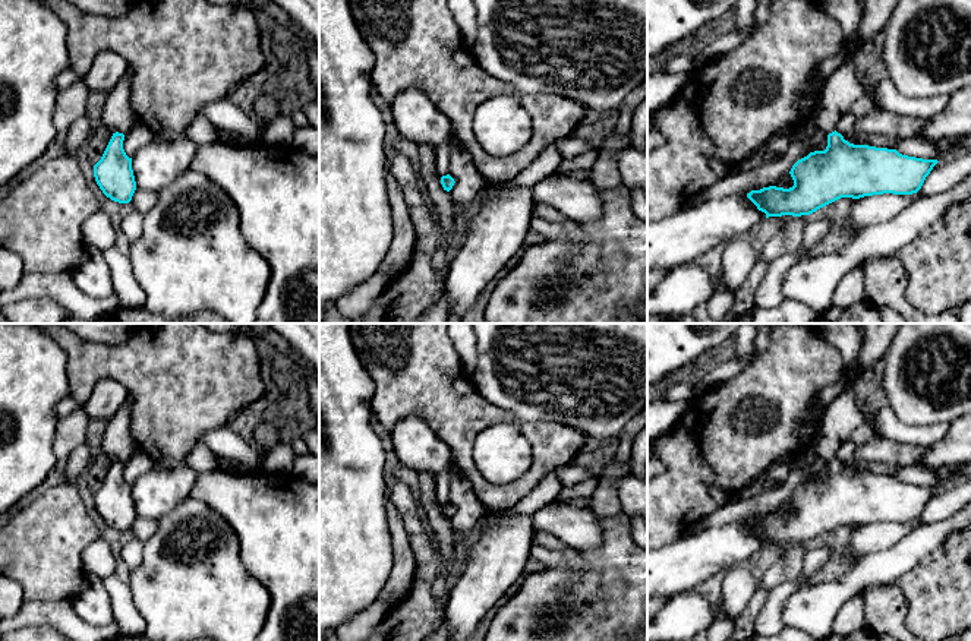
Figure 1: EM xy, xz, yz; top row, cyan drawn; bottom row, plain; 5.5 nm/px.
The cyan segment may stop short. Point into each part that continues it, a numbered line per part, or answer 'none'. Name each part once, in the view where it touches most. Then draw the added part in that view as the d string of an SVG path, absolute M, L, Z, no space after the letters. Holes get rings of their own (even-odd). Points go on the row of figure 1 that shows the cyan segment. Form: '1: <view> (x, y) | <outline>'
1: xy (117, 114) | M126 72L116 88L107 95L103 108L103 124L126 135L136 121L138 117L130 104L130 78L129 72Z

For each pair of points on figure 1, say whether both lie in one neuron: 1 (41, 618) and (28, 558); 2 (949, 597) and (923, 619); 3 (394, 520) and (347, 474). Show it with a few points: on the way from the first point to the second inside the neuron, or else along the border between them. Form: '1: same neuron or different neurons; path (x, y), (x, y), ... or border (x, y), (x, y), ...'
1: different neurons; border (68, 599), (25, 602)
2: same neuron; path (943, 602), (929, 616)
3: different neurons; border (387, 499), (385, 518), (393, 545)

